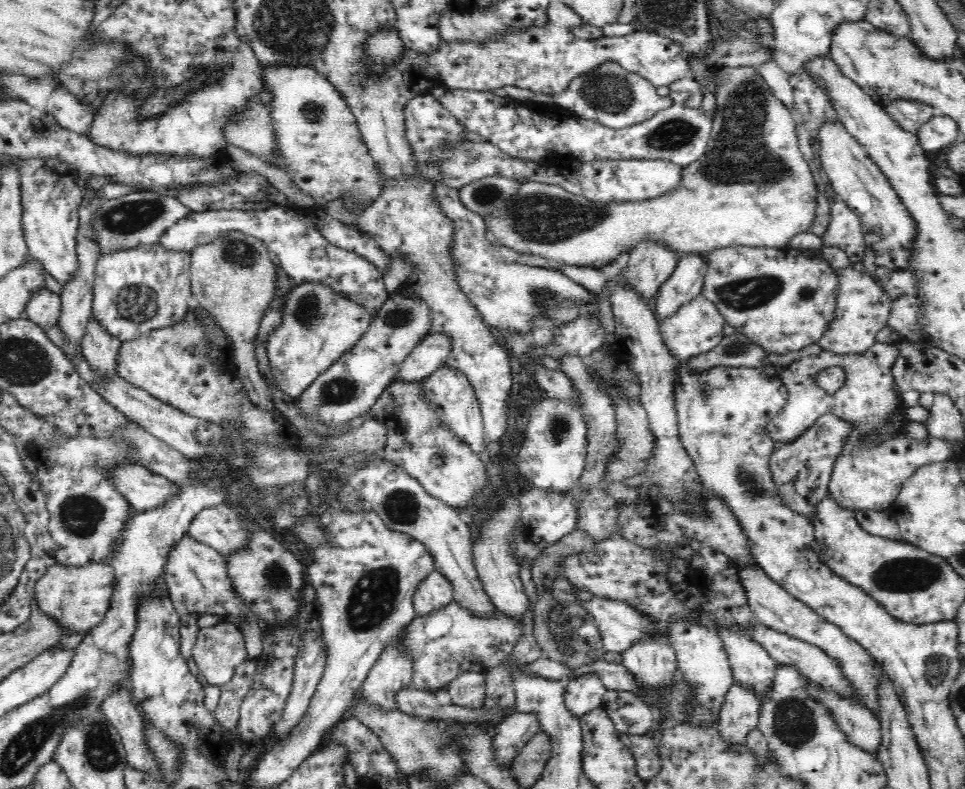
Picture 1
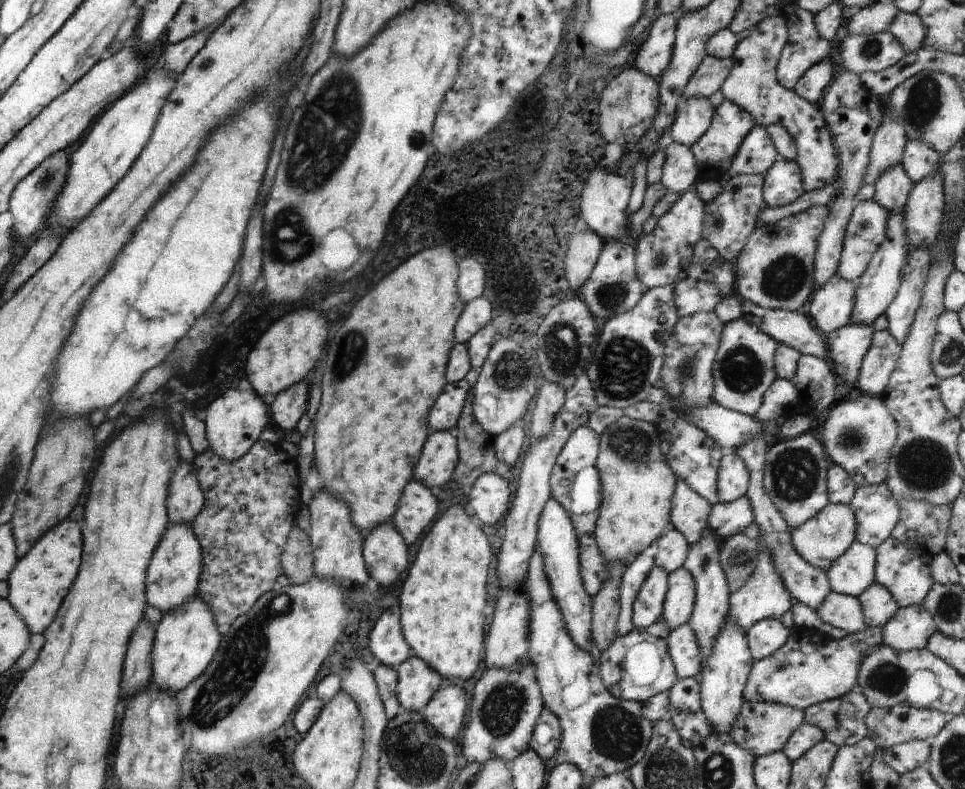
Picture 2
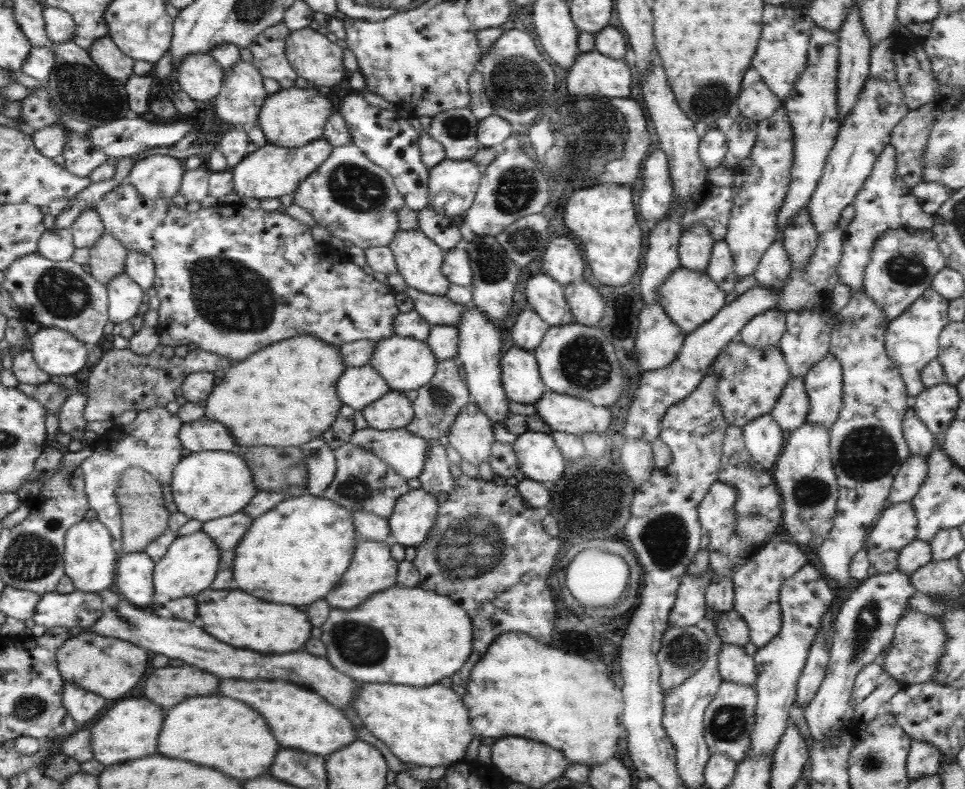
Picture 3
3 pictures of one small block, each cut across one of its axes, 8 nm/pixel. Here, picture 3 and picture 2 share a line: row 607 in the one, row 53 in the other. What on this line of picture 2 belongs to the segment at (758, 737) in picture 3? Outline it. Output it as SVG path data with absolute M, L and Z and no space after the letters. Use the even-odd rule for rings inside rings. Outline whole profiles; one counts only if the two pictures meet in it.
M794 3L789 7L785 13L785 22L787 28L787 38L785 46L781 49L777 64L775 67L775 80L779 86L792 90L795 86L795 82L801 78L801 75L813 64L817 64L817 61L823 60L830 56L829 41L825 38L821 38L815 30L813 22L813 15L806 10L800 9L795 6Z

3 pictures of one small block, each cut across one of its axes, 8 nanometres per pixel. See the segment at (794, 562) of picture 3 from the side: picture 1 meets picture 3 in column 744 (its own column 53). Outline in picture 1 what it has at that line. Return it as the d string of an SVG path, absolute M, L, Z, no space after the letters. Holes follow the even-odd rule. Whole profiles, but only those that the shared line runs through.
M56 560L38 578L36 586L34 586L34 602L44 615L56 621L60 627L66 628L66 636L80 634L84 638L93 628L102 624L106 613L110 610L116 585L114 569L108 563L88 562L86 566L66 566Z

